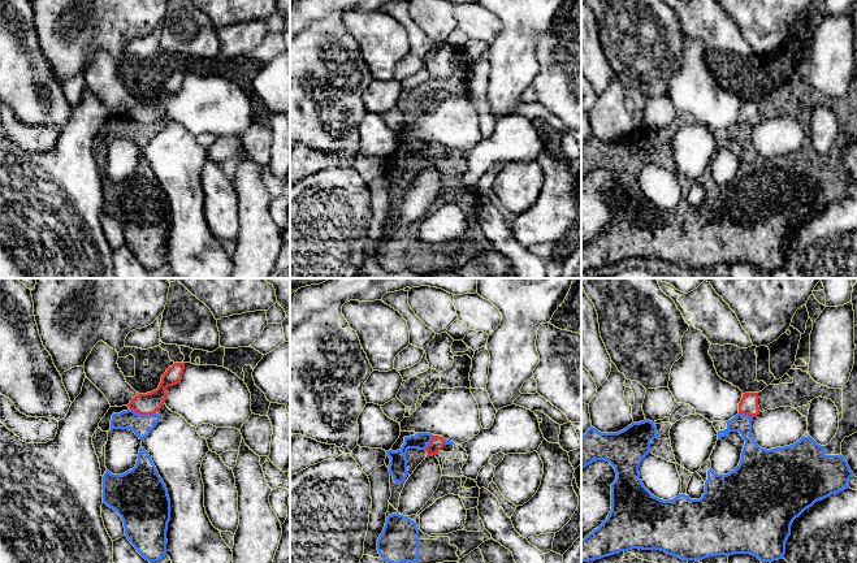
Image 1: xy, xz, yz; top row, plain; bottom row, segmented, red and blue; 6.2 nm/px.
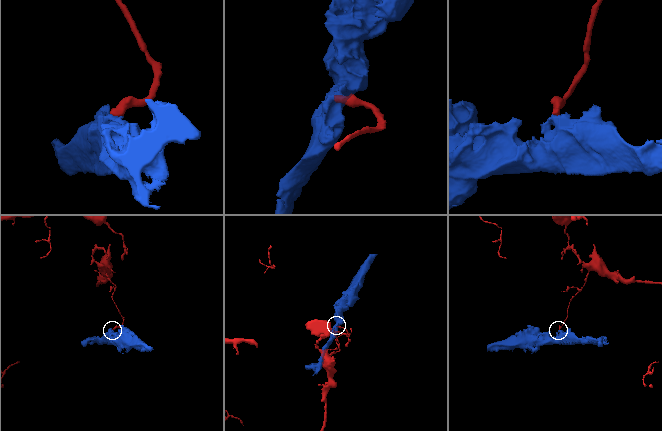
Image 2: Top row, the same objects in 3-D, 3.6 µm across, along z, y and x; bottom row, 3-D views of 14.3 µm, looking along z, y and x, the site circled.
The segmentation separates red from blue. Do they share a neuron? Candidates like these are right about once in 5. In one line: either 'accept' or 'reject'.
reject

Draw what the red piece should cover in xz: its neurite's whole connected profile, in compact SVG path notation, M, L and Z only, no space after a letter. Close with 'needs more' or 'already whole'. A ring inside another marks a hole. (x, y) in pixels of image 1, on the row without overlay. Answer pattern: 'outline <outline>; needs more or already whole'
outline M432 144L432 150L425 157L428 164L436 164L445 153L445 147L440 144Z; already whole

